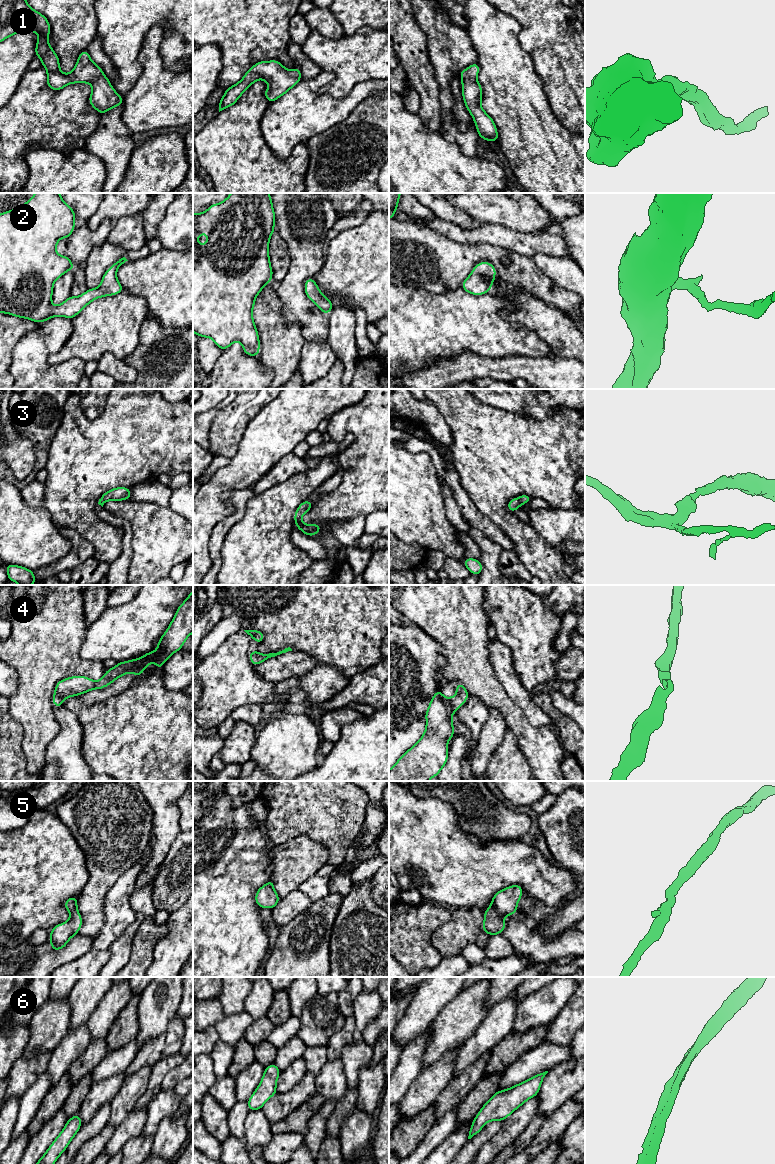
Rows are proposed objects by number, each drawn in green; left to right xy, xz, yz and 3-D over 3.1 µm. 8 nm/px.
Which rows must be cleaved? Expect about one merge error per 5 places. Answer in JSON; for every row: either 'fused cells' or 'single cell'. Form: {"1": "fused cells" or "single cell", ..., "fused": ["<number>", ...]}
{"1": "single cell", "2": "single cell", "3": "single cell", "4": "single cell", "5": "single cell", "6": "single cell", "fused": []}

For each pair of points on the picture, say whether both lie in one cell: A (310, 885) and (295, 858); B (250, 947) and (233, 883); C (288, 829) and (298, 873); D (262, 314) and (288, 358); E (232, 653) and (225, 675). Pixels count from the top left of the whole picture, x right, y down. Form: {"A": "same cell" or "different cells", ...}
{"A": "different cells", "B": "same cell", "C": "different cells", "D": "same cell", "E": "same cell"}

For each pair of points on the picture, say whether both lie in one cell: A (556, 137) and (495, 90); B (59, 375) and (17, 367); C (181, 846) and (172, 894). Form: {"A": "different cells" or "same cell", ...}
{"A": "same cell", "B": "same cell", "C": "same cell"}

